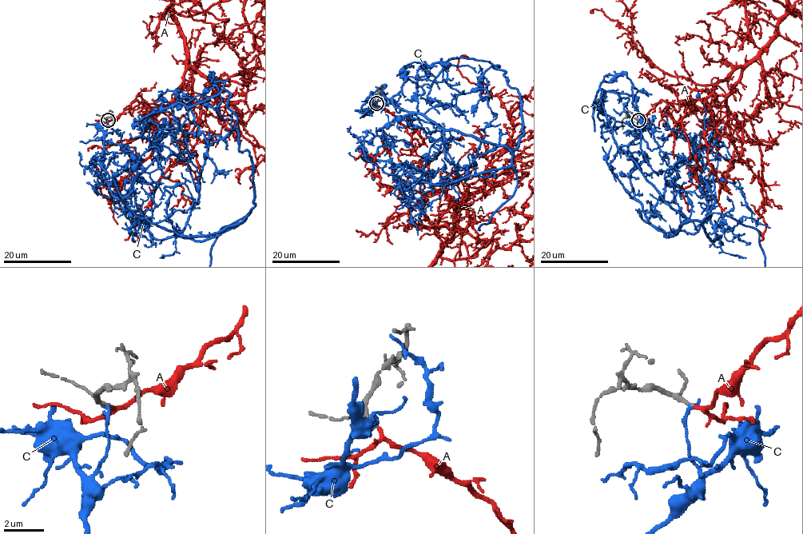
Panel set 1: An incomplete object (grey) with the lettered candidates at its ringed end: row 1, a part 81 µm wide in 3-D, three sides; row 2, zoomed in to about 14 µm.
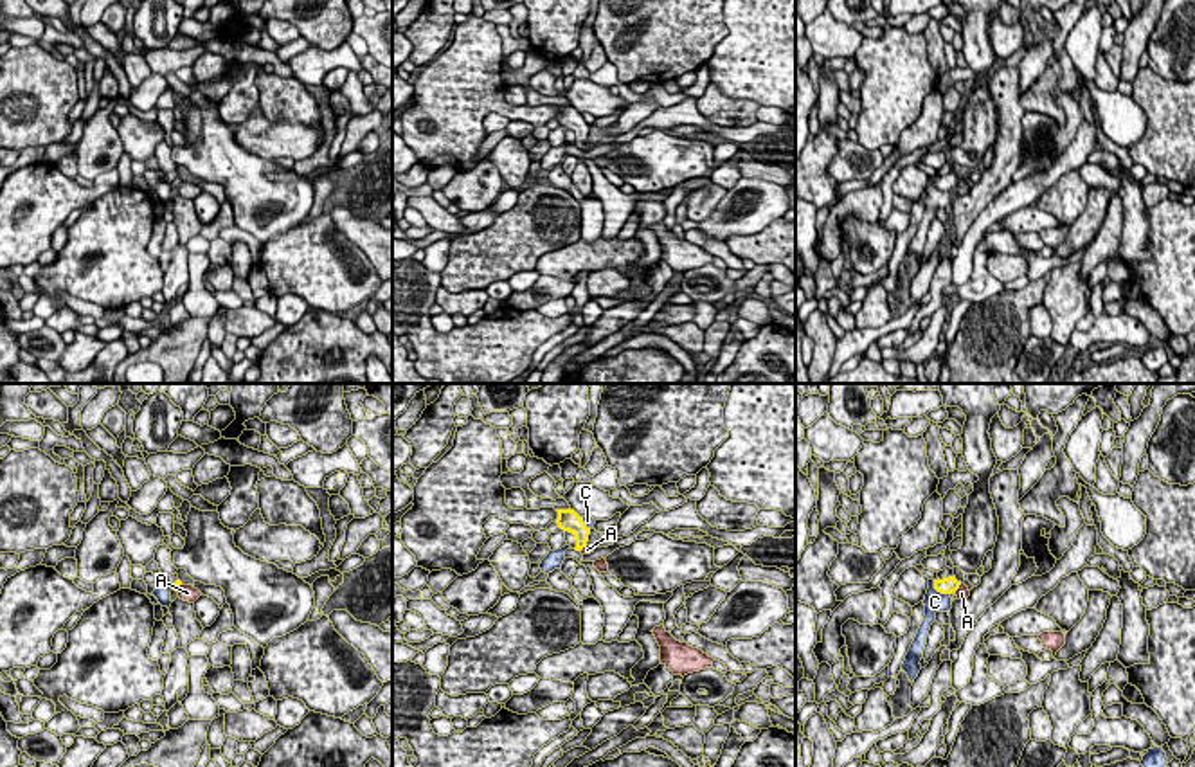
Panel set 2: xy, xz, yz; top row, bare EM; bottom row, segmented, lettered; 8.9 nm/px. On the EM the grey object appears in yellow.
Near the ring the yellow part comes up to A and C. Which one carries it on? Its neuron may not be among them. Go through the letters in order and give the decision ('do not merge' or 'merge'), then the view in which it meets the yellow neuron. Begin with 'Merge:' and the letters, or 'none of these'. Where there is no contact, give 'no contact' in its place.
Merge: A
A: merge; contact in yz
C: do not merge; contact in yz

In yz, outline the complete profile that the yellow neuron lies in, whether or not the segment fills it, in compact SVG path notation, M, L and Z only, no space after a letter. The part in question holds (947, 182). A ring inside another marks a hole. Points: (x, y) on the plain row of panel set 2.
M948 173L943 176L934 176L934 185L941 191L956 191L957 196L965 196L970 193L970 187L965 180L957 178L956 173Z

